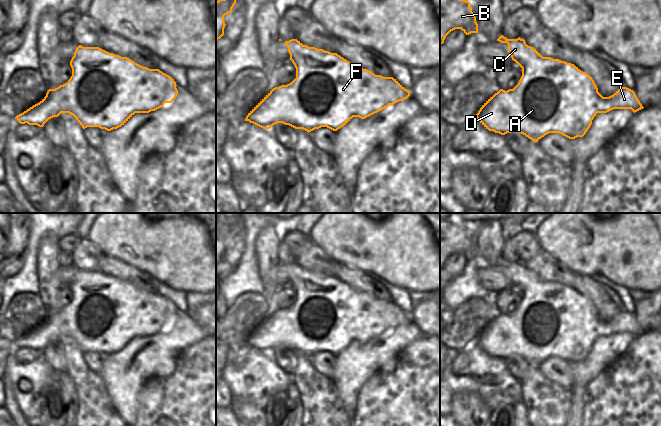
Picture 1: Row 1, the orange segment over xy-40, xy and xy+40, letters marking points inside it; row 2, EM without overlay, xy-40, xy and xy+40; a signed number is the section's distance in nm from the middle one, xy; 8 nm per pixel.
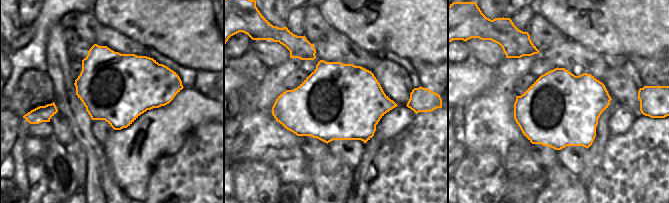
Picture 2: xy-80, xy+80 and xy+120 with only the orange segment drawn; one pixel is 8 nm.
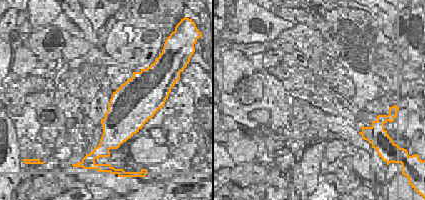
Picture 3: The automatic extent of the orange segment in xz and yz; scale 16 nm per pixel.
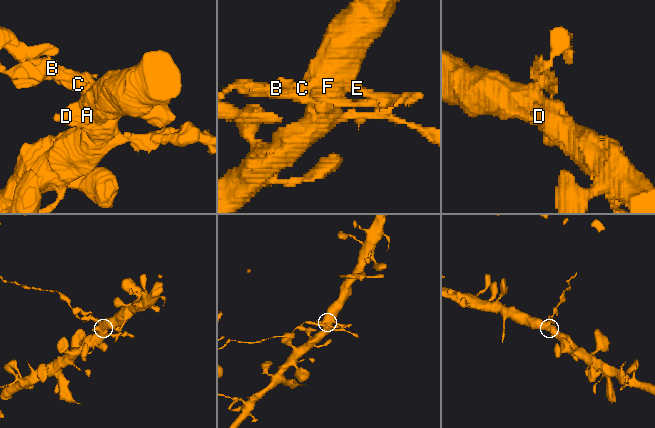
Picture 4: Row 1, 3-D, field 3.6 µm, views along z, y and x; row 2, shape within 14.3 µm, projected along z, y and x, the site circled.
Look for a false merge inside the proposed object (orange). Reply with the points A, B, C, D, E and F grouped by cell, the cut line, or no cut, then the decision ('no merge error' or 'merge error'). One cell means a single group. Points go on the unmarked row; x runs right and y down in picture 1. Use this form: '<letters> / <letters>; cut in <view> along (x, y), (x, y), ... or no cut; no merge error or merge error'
A D E F / B C; cut in xy along (304, 269), (303, 280), (292, 286); merge error

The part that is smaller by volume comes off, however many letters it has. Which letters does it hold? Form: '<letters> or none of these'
B, C

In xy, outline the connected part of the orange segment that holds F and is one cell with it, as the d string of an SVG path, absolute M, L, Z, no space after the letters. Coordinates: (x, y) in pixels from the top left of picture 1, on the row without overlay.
M304 269L302 278L302 283L292 286L296 292L296 302L287 309L273 312L248 337L245 345L263 353L283 347L308 357L321 351L337 355L353 341L365 343L410 320L410 315L393 301L375 299L337 277Z

